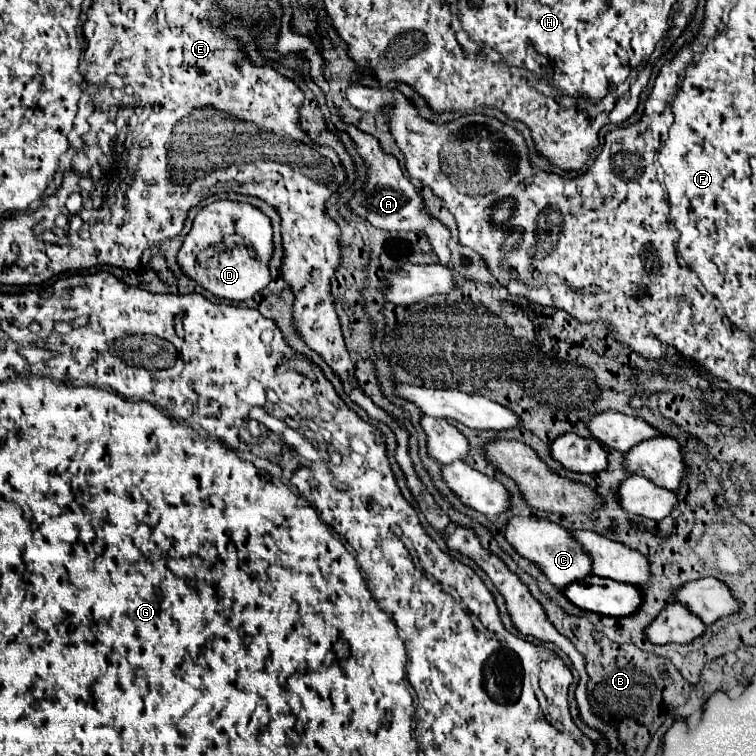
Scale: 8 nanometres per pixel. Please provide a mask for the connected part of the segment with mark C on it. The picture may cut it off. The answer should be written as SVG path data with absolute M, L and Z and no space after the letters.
M513 516L507 522L505 538L521 556L539 564L543 568L543 572L547 574L547 578L559 588L569 586L571 582L579 582L579 578L591 576L591 558L587 558L587 552L583 550L583 546L579 546L579 542L575 542L575 538L571 538L571 532L555 522L539 520L539 518L531 518L531 516L529 518Z

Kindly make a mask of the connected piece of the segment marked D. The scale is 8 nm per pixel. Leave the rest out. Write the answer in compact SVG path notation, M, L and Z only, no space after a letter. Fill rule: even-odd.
M217 200L197 212L193 220L193 228L185 236L177 260L179 260L179 266L211 294L225 300L241 302L241 300L253 298L271 282L271 274L269 274L271 256L273 256L271 220L259 208L251 204L233 202L233 200ZM233 232L239 232L245 244L223 248L213 258L201 258L201 252L205 252L205 248L219 244L219 240L223 242L223 238L227 238Z

